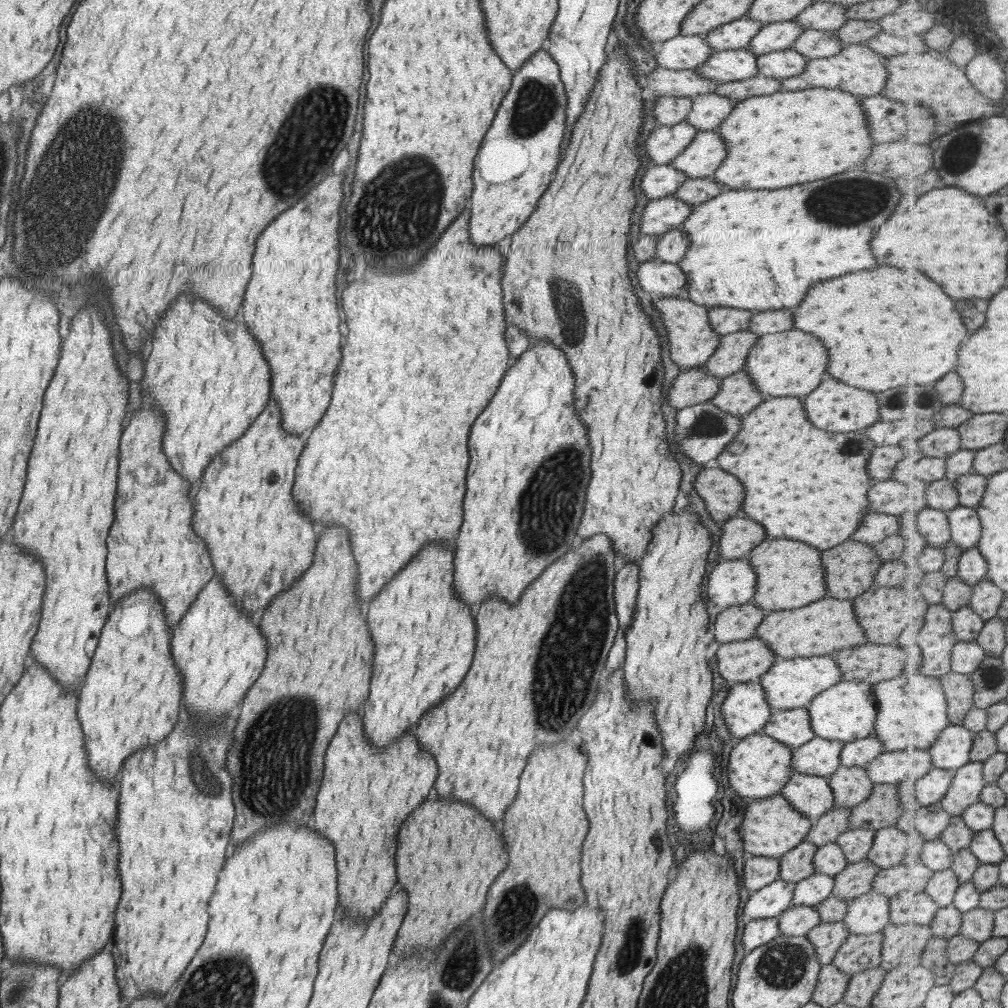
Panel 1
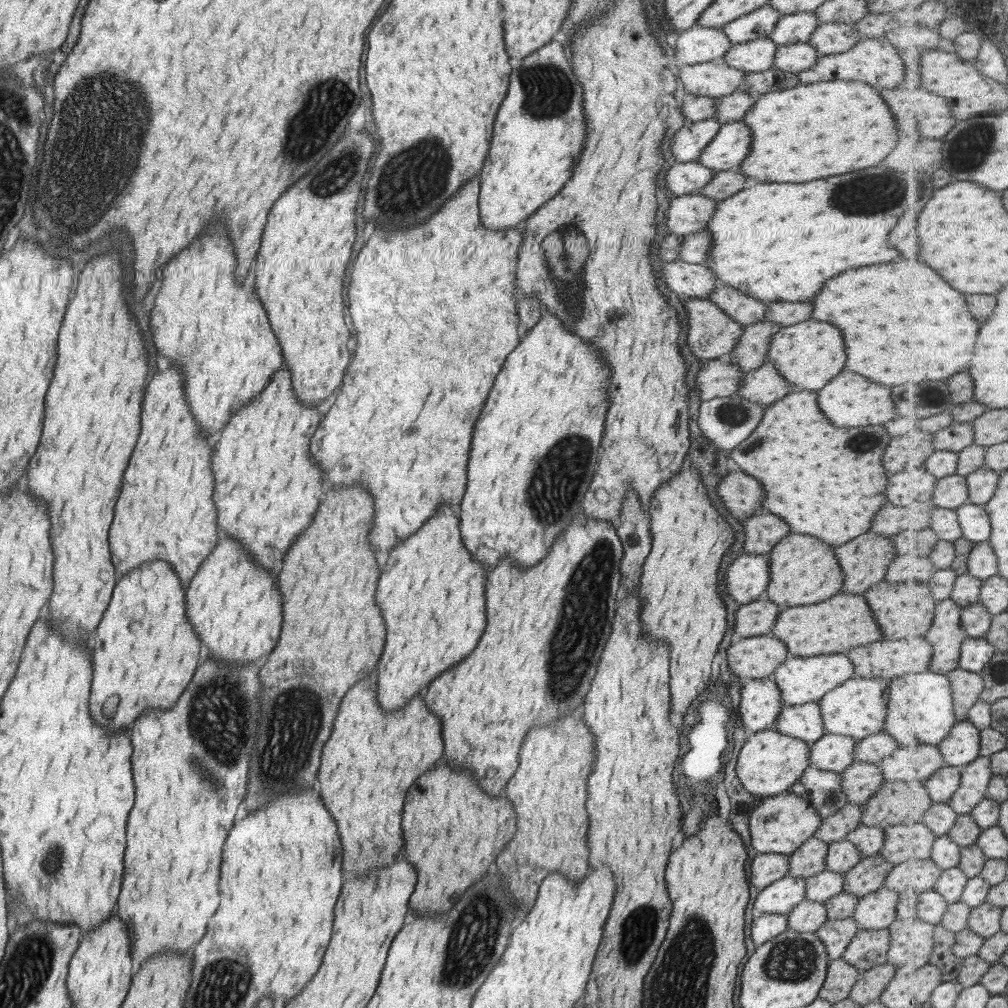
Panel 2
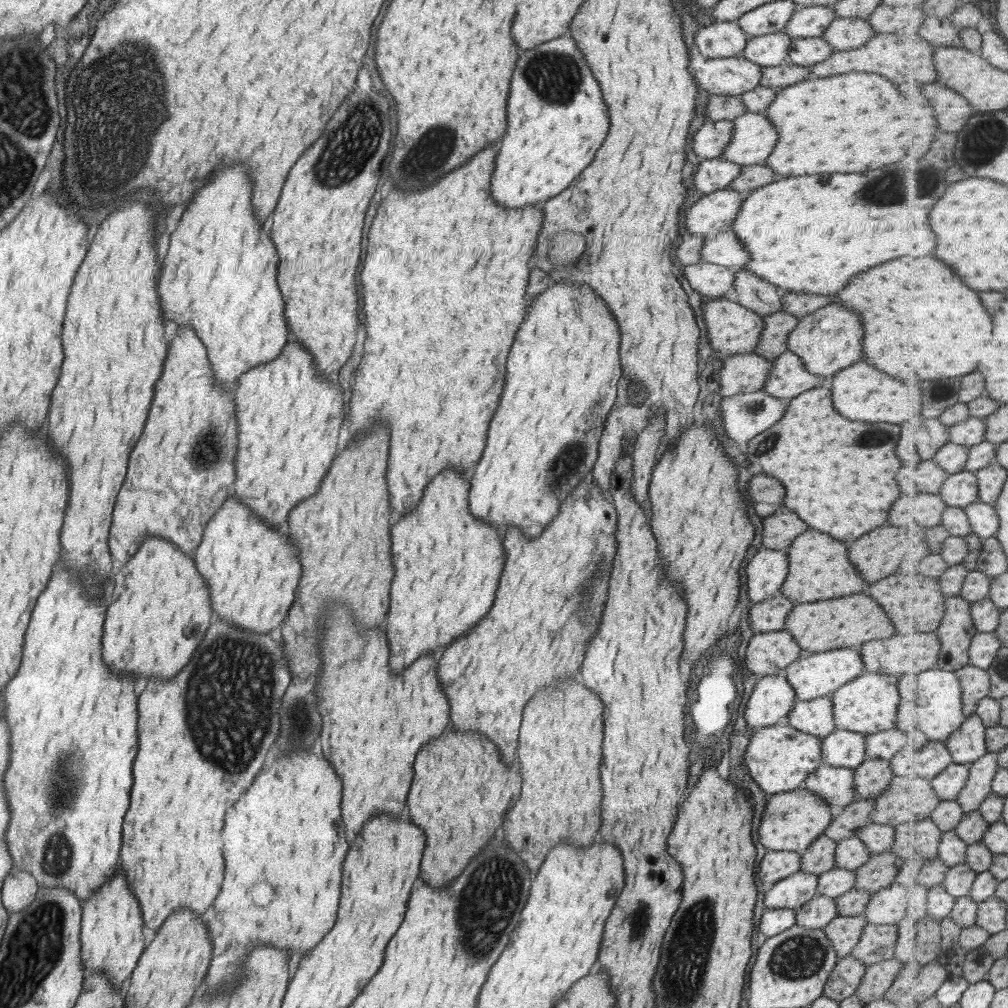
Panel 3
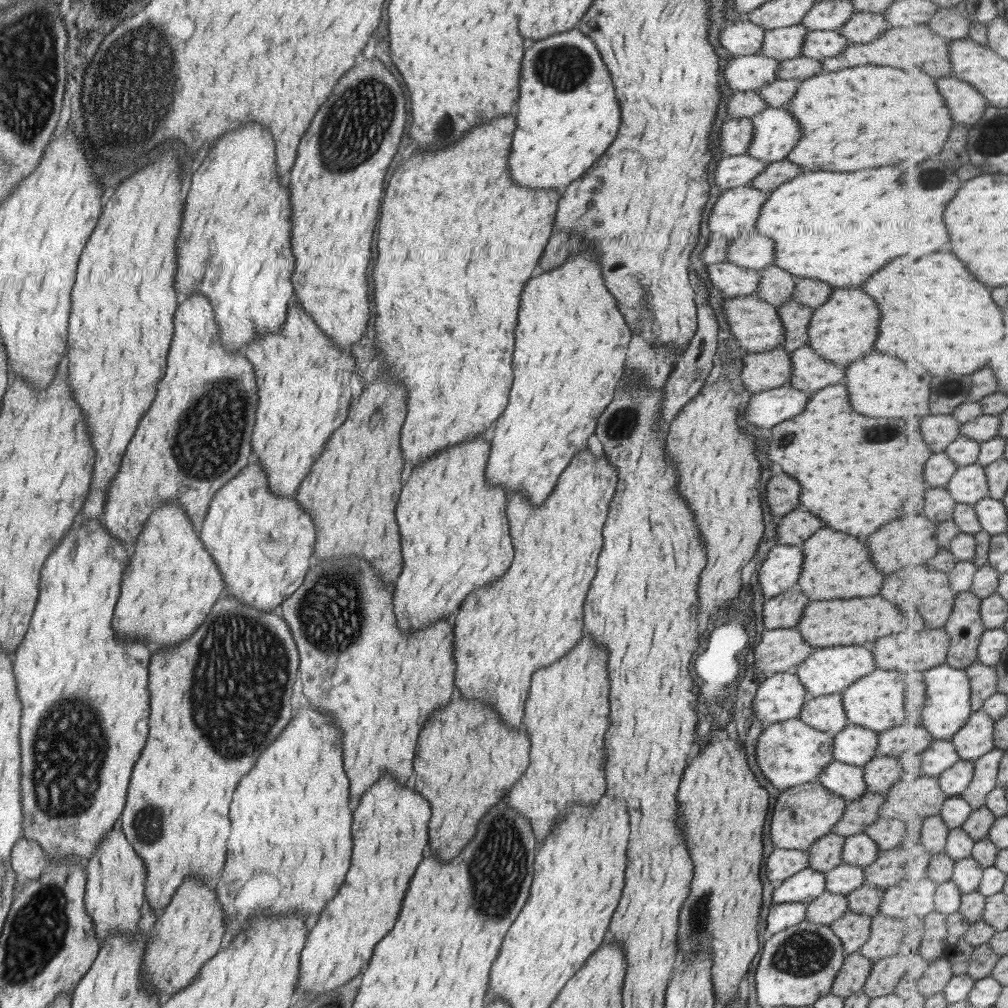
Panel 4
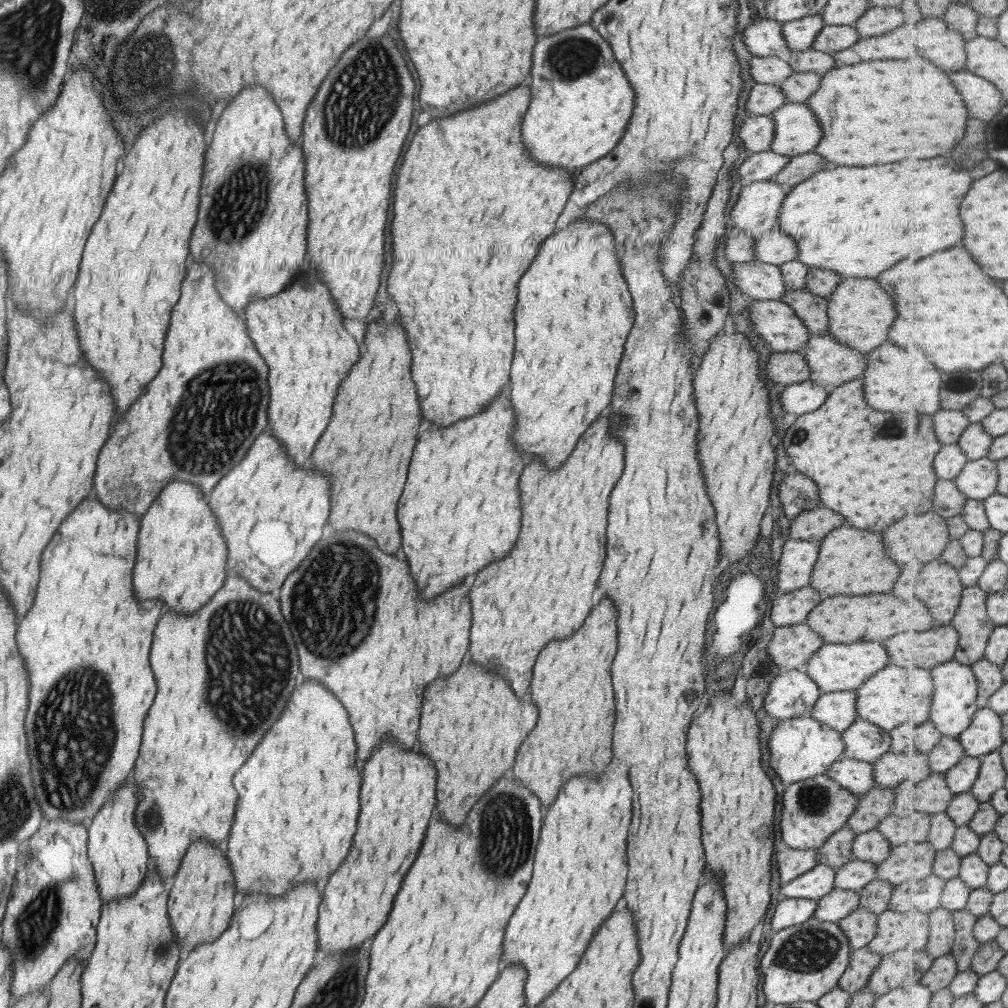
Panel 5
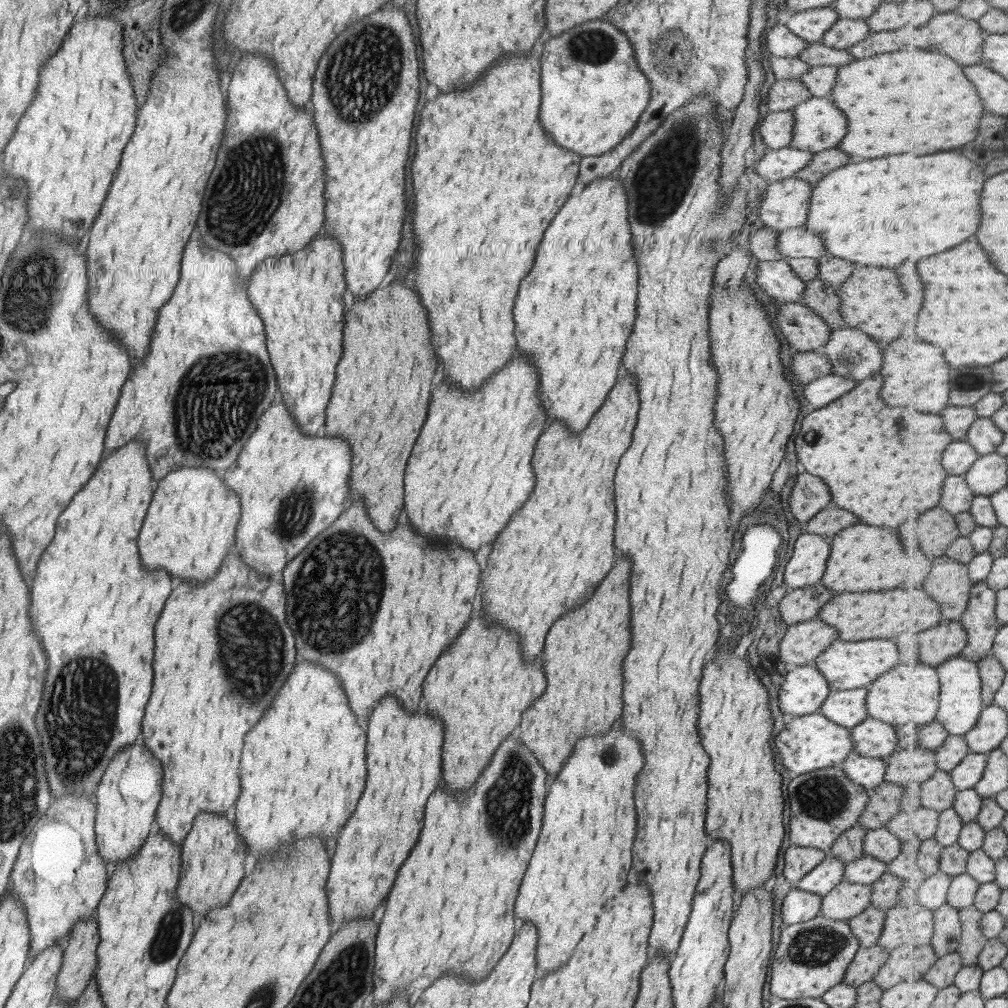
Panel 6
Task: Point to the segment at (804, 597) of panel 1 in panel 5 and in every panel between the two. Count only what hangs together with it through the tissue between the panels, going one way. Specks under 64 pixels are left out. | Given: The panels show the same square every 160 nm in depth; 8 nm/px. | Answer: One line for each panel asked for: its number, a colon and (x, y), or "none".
2: (801, 569)
3: (818, 568)
4: (834, 565)
5: (856, 559)

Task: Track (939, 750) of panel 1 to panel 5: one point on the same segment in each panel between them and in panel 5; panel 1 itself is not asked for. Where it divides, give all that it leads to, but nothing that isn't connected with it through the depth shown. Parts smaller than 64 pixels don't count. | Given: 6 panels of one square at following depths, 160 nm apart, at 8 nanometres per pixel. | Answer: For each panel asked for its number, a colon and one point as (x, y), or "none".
2: (964, 745)
3: (968, 744)
4: (977, 738)
5: (985, 735)

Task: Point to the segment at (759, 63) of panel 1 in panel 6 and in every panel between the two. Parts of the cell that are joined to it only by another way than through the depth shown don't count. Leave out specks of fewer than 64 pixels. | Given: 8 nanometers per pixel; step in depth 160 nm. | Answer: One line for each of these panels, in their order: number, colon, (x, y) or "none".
2: (794, 58)
3: (806, 52)
4: (817, 44)
5: (830, 39)
6: (845, 32)

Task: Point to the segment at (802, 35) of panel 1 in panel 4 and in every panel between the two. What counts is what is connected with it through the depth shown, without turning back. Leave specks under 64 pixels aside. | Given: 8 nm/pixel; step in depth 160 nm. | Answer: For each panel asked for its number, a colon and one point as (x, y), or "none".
2: (828, 38)
3: (844, 33)
4: (861, 27)

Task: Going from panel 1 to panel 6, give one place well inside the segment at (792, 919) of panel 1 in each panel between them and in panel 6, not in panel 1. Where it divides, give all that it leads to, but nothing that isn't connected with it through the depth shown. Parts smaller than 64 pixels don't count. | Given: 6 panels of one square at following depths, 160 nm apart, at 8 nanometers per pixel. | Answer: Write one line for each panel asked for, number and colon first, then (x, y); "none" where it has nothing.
2: (806, 916)
3: (814, 914)
4: (826, 908)
5: (838, 903)
6: (845, 900)

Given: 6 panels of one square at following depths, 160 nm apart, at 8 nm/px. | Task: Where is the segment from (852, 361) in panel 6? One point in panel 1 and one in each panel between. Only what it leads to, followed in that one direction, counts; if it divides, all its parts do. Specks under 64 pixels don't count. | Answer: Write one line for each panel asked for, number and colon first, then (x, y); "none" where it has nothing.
1: (736, 395)
2: (764, 385)
3: (787, 378)
4: (809, 372)
5: (831, 364)

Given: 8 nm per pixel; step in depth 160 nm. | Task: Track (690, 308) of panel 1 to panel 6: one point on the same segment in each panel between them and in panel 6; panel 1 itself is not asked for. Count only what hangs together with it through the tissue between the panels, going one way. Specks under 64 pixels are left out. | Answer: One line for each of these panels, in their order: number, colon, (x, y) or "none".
2: (711, 334)
3: (731, 329)
4: (754, 324)
5: (773, 321)
6: (802, 330)

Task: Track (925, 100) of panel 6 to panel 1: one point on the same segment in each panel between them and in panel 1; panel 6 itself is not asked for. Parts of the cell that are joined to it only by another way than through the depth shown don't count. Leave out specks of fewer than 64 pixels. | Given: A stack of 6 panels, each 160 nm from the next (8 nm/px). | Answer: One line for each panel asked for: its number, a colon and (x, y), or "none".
1: (776, 140)
2: (815, 130)
3: (850, 122)
4: (861, 117)
5: (869, 112)

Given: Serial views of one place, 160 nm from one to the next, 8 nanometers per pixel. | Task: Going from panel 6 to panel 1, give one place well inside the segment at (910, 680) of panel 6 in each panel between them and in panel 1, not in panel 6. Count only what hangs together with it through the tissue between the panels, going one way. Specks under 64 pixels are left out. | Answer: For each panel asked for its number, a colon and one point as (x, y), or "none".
1: (844, 712)
2: (857, 708)
3: (868, 703)
4: (875, 701)
5: (886, 699)

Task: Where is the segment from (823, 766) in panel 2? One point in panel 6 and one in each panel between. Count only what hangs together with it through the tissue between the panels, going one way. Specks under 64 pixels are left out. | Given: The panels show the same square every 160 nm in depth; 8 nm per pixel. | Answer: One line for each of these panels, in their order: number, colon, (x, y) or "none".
3: (840, 748)
4: (855, 745)
5: (864, 741)
6: (870, 738)

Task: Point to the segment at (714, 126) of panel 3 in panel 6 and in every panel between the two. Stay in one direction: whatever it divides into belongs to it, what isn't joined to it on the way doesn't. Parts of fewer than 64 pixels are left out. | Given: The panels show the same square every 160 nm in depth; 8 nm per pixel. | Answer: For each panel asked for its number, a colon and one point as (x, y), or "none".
4: (734, 136)
5: (755, 132)
6: (775, 129)

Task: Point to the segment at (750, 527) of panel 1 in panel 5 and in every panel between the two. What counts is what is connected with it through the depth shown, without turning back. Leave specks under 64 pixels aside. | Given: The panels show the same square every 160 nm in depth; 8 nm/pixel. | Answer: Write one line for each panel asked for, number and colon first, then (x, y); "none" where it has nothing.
2: (760, 533)
3: (777, 530)
4: (791, 529)
5: (812, 525)

